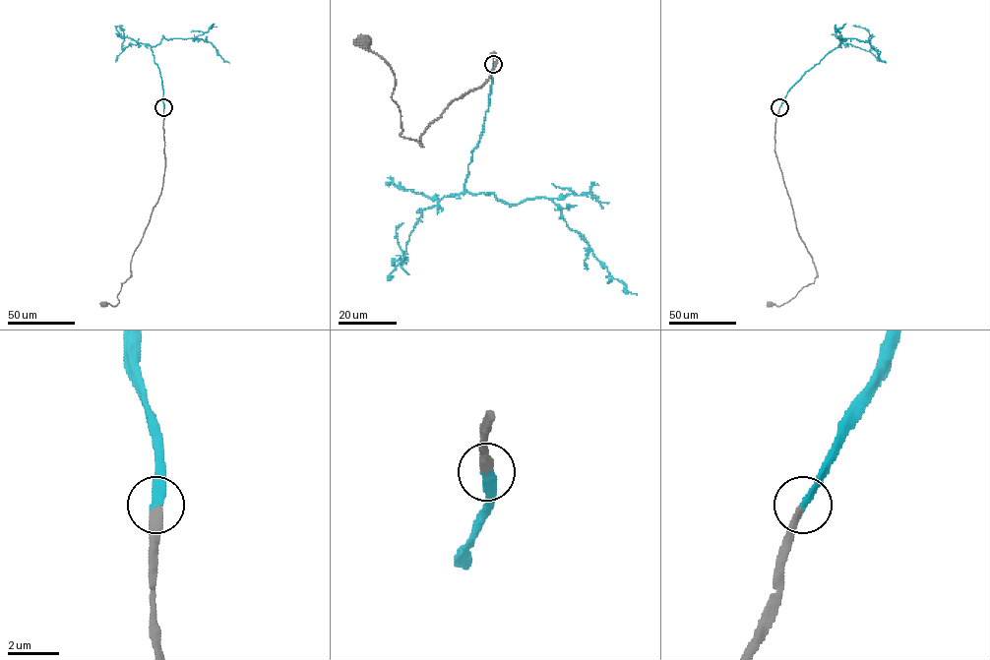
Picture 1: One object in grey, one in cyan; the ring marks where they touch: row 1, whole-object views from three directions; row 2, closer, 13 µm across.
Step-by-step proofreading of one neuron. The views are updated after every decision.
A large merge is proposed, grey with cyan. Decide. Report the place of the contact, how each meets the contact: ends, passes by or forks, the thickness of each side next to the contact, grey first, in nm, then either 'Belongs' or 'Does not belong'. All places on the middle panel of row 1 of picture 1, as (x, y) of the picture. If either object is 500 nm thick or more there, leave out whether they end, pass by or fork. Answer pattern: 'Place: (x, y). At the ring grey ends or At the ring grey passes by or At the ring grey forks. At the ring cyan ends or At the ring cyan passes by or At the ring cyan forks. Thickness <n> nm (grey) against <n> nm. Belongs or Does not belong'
Place: (493, 64). At the ring grey ends. At the ring cyan ends. Thickness 300 nm (grey) against 320 nm. Belongs

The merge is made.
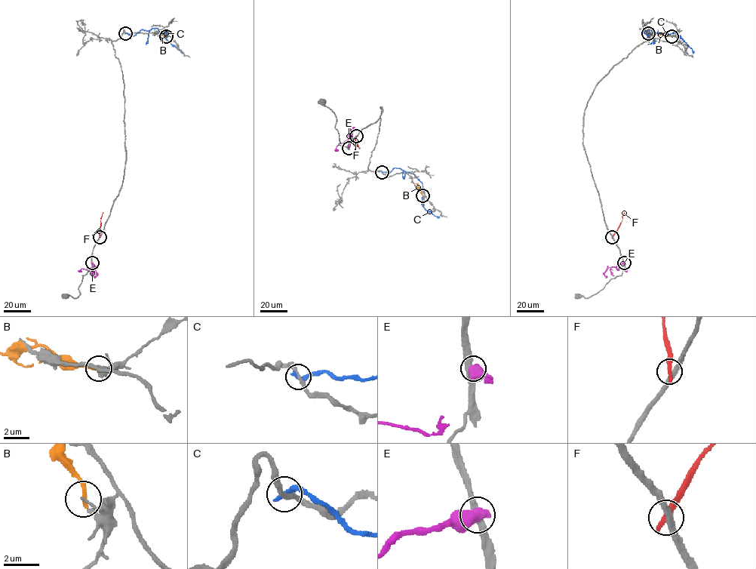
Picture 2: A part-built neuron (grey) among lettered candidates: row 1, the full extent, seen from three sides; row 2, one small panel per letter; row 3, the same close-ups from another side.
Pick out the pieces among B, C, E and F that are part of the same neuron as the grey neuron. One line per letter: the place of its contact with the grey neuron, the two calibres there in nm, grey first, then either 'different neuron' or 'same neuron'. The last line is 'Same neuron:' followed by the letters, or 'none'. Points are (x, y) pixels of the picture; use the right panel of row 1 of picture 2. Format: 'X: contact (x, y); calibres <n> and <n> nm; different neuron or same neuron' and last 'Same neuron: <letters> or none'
B: contact (671, 36); calibres 130 and 240 nm; different neuron
C: contact (648, 33); calibres 280 and 320 nm; different neuron
E: contact (624, 262); calibres 360 and 750 nm; different neuron
F: contact (612, 237); calibres 320 and 380 nm; different neuron
Same neuron: none

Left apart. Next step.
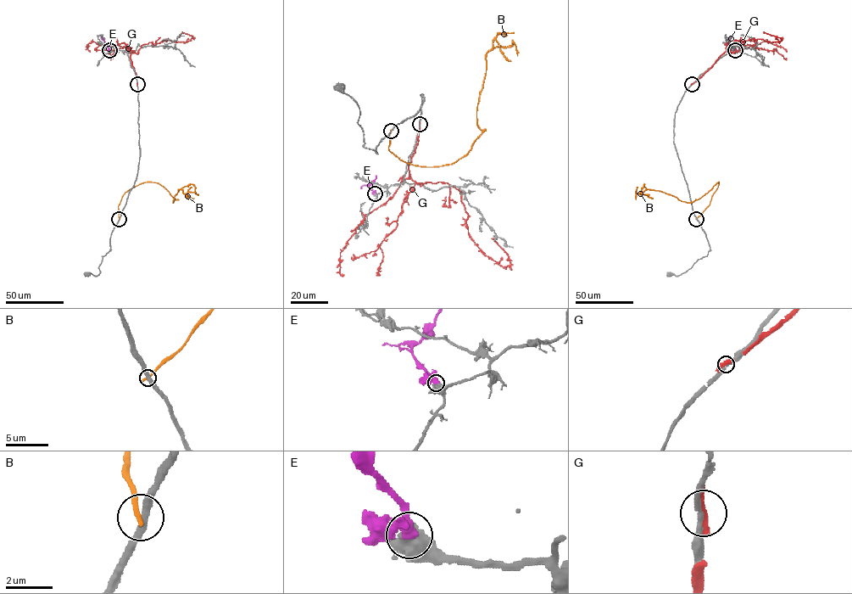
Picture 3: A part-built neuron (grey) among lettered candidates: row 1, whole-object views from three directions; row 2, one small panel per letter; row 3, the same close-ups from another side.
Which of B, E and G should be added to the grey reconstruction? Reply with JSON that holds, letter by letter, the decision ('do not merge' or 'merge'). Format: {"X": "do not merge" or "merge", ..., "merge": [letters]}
{"B": "do not merge", "E": "do not merge", "G": "do not merge", "merge": []}

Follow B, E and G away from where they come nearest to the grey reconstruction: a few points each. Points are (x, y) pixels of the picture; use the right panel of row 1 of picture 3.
B: (696, 218), (710, 204), (718, 182), (689, 203), (648, 189), (644, 184), (641, 193), (649, 194)
E: (735, 50), (730, 44), (732, 36)
G: (692, 84), (720, 56), (727, 51), (729, 53), (728, 42), (753, 39), (780, 42), (782, 39), (763, 31)

